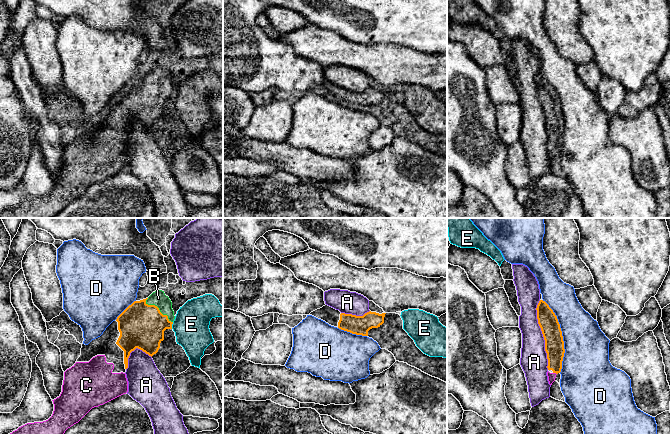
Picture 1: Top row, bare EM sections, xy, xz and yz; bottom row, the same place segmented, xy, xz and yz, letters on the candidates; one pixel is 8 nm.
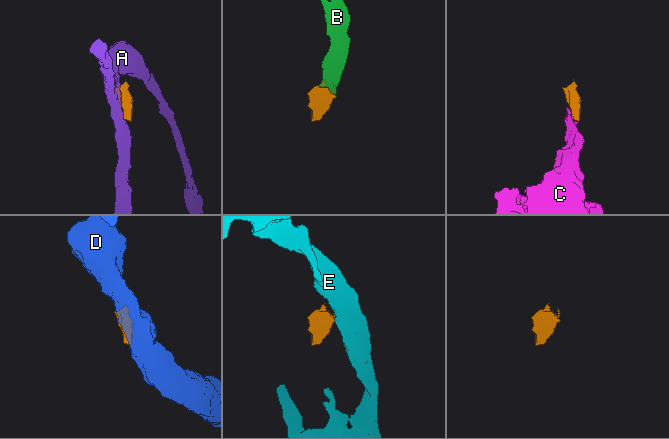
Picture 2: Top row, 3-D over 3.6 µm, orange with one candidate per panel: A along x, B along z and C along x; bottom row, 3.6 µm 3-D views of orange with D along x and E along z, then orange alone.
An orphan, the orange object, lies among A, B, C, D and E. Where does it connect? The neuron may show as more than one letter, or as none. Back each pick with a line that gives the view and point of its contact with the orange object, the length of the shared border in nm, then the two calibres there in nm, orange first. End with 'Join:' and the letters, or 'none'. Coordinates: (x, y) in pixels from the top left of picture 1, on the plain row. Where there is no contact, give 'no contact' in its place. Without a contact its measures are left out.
B: contact xy (158, 85); length 280 nm; calibres 360 and 130 nm
C: contact yz (555, 148); length 40 nm; calibres 160 and 60 nm
Join: B, C

